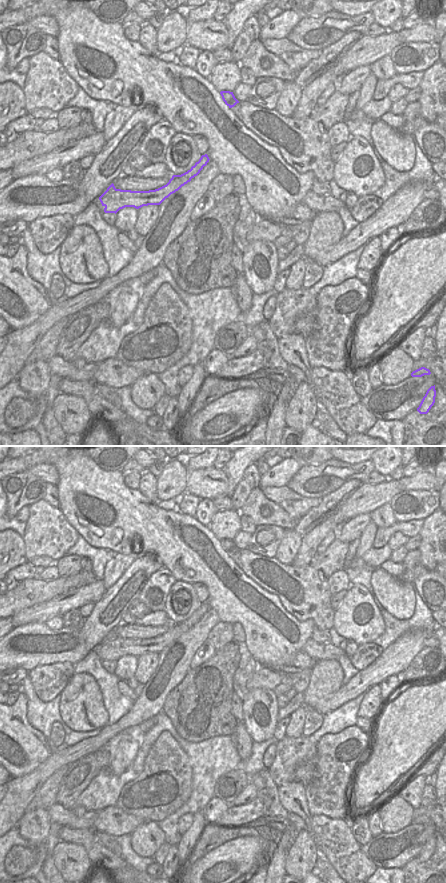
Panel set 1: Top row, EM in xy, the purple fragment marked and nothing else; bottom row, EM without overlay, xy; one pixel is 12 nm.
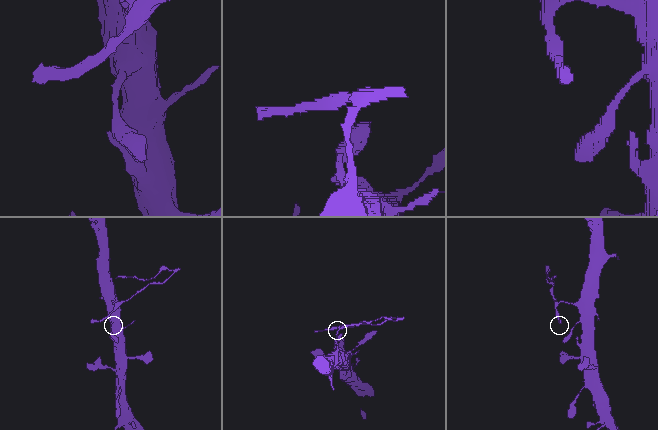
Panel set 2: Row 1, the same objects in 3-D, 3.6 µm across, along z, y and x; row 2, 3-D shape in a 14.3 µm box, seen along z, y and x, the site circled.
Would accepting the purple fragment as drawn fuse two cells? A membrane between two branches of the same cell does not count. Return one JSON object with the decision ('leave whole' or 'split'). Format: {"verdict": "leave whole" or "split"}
{"verdict": "split"}

